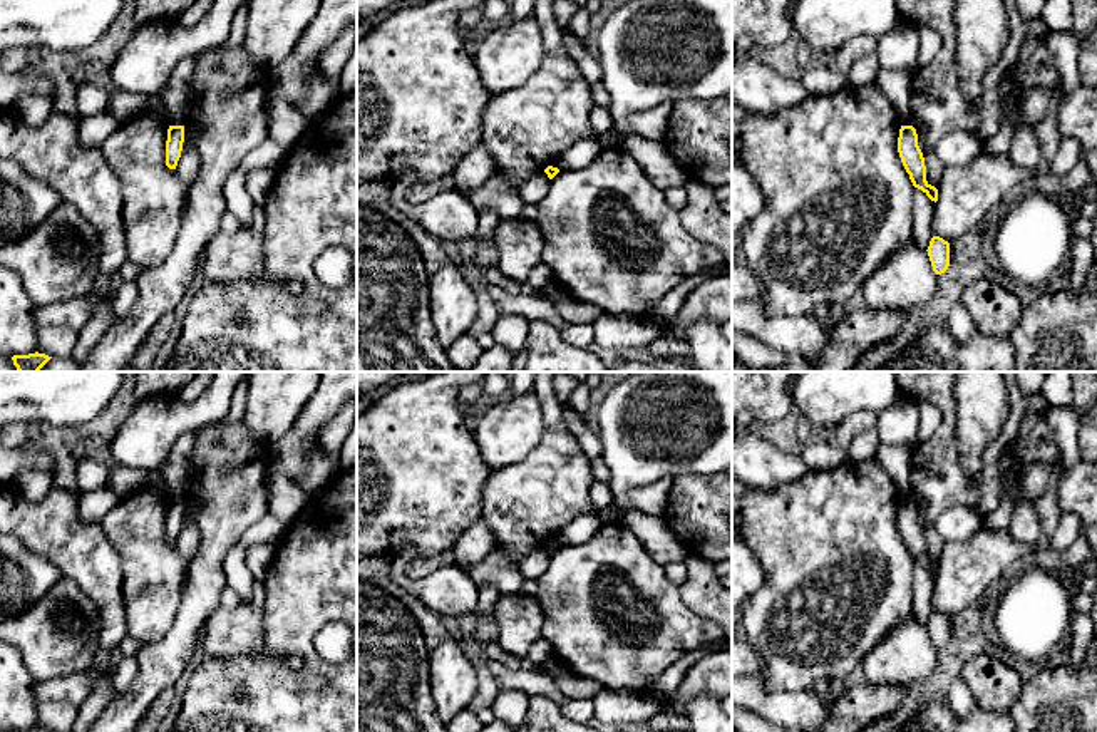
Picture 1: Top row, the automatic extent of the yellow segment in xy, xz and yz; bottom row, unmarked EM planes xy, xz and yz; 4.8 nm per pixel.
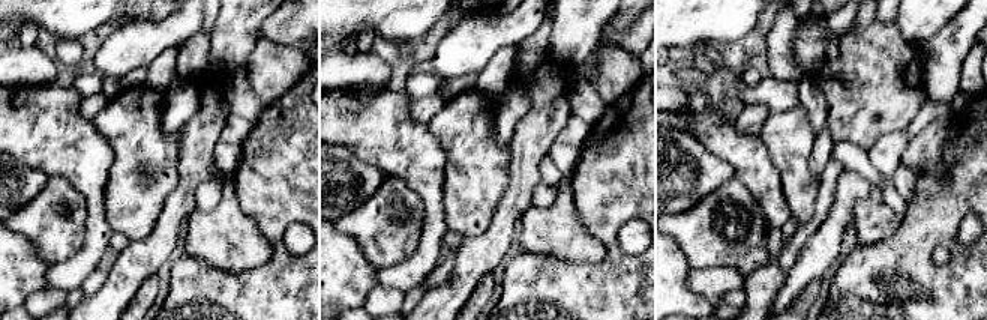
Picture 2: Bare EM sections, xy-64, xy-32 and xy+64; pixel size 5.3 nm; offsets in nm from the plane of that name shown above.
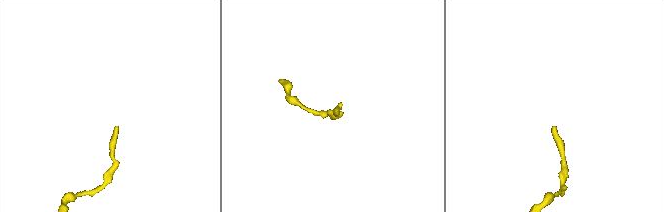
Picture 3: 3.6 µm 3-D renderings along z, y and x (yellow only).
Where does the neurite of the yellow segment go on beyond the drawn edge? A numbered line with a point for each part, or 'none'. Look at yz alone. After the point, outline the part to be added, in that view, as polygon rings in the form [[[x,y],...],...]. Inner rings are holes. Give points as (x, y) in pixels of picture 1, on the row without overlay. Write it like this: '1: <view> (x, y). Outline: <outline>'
none

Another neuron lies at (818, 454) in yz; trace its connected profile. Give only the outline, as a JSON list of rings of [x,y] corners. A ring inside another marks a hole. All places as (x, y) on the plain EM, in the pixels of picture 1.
[[[817,434],[802,444],[801,457],[809,471],[832,471],[847,461],[847,452]]]

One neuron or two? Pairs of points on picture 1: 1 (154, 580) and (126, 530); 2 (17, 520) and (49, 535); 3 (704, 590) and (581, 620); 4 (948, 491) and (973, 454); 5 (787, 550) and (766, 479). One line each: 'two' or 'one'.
1: one
2: one
3: two
4: two
5: two

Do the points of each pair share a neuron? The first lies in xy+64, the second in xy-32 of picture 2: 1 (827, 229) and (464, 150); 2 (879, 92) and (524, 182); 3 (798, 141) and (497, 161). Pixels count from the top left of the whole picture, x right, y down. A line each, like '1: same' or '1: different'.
1: different
2: same
3: same

